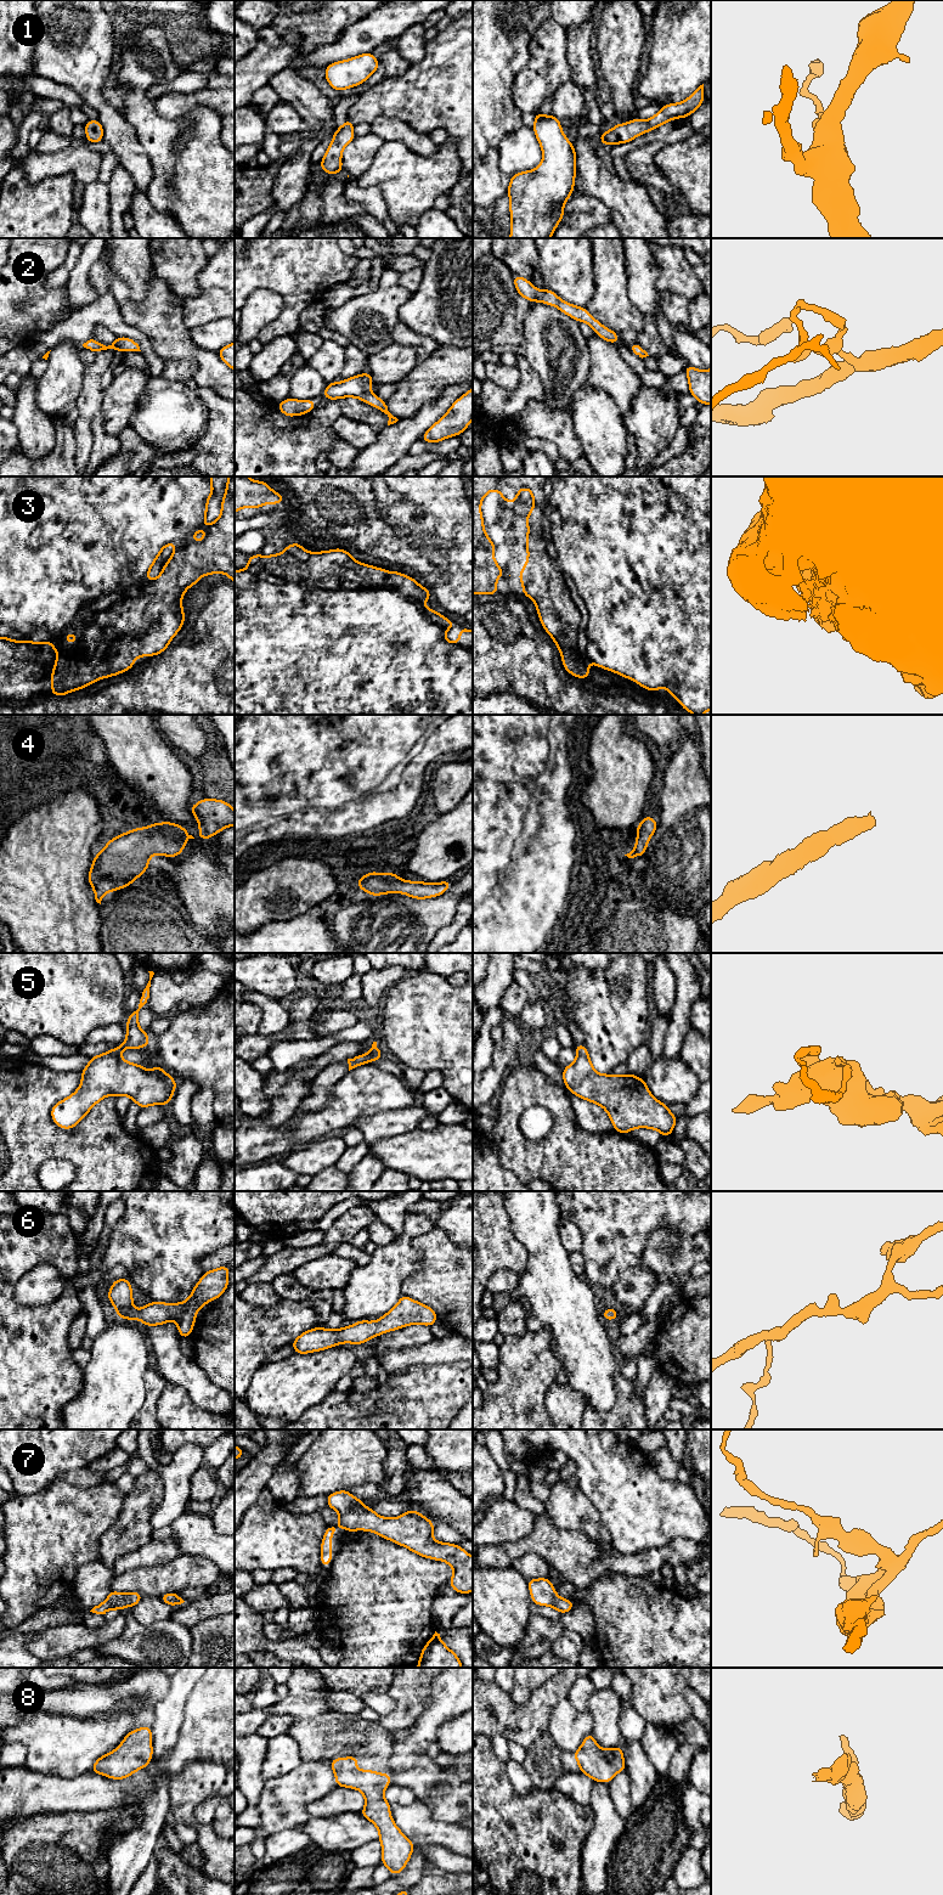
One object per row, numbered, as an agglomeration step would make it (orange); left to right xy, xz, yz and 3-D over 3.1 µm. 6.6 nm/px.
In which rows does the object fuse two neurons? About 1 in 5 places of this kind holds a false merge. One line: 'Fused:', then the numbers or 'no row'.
Fused: no row

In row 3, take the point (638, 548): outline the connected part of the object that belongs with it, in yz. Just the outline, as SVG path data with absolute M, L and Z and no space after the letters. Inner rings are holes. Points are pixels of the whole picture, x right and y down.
M473 476L473 593L475 594L498 596L496 581L504 575L504 569L502 569L493 558L496 546L484 529L481 501L490 491L498 490L504 502L510 502L514 504L523 487L530 490L533 500L533 507L525 517L527 524L527 536L525 538L527 562L525 563L520 574L515 577L523 582L521 593L535 602L543 628L554 639L555 648L561 653L564 669L574 677L586 679L589 677L588 662L593 661L598 667L621 675L625 678L633 679L649 692L656 692L661 687L665 687L688 712L702 715L705 711L711 710L711 476Z

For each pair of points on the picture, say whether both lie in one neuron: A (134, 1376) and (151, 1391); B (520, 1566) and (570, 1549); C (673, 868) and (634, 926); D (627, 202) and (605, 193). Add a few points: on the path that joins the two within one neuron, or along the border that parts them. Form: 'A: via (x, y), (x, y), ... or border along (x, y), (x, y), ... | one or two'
A: border along (153, 1366), (144, 1375), (145, 1400), (135, 1413) | two
B: border along (515, 1558), (526, 1554), (540, 1554), (551, 1564) | two
C: border along (662, 895), (668, 907), (687, 912) | two
D: via (622, 197), (610, 193) | one

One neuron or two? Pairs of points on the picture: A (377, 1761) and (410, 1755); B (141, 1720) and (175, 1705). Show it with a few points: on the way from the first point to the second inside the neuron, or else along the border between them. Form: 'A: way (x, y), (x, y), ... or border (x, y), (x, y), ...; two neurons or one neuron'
A: border (394, 1742), (388, 1766); two neurons
B: border (151, 1708), (153, 1710), (152, 1726); two neurons

